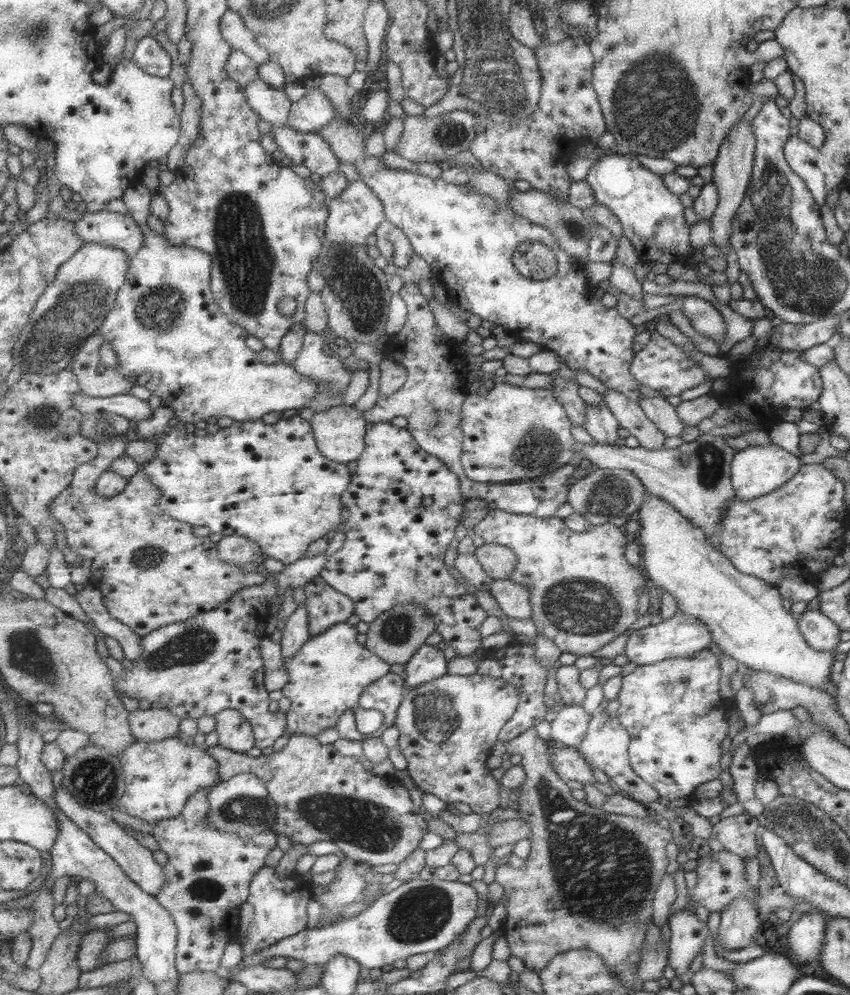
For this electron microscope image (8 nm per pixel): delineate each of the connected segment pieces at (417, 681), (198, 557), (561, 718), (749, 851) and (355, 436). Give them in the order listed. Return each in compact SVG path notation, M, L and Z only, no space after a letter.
M424 644L405 664L406 686L413 688L449 673L442 645Z
M125 434L109 437L97 443L97 458L81 464L72 483L52 502L51 513L64 525L68 547L83 559L90 559L91 577L89 583L102 590L105 606L111 616L128 624L142 637L166 624L175 624L220 607L231 600L243 588L262 585L266 581L263 574L249 572L236 564L221 560L217 544L211 538L193 536L193 526L168 515L161 506L162 490L149 480L145 471L139 471L128 478L124 491L108 497L99 494L96 486L99 477L110 467L113 460L125 454L127 447Z
M561 705L556 717L550 722L551 738L577 749L585 736L590 715L581 705Z
M735 814L713 824L712 836L722 844L725 851L748 859L755 857L758 851L755 832L759 828L759 819L751 818L747 814Z
M342 404L315 413L310 421L320 451L331 460L347 464L364 454L369 422L361 410Z

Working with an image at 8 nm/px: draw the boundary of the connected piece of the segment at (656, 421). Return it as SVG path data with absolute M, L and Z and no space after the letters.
M640 394L637 406L665 437L682 436L681 430L684 425L679 422L675 407L670 406L665 397L644 397Z

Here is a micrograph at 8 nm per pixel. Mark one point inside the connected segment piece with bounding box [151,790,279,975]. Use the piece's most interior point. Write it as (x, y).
(210, 873)

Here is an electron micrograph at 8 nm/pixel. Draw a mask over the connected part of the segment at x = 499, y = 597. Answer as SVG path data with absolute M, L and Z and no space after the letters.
M511 578L495 580L490 588L490 594L507 617L519 620L532 619L530 590L524 587L524 584Z

